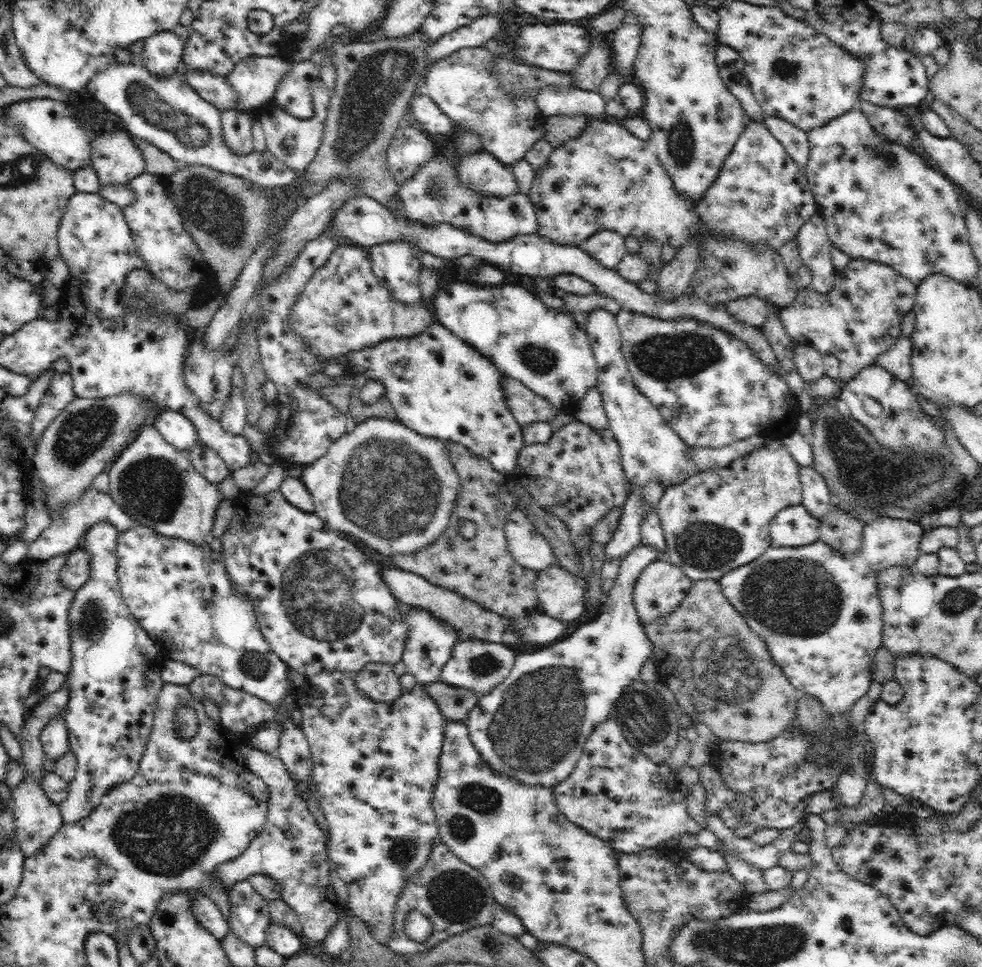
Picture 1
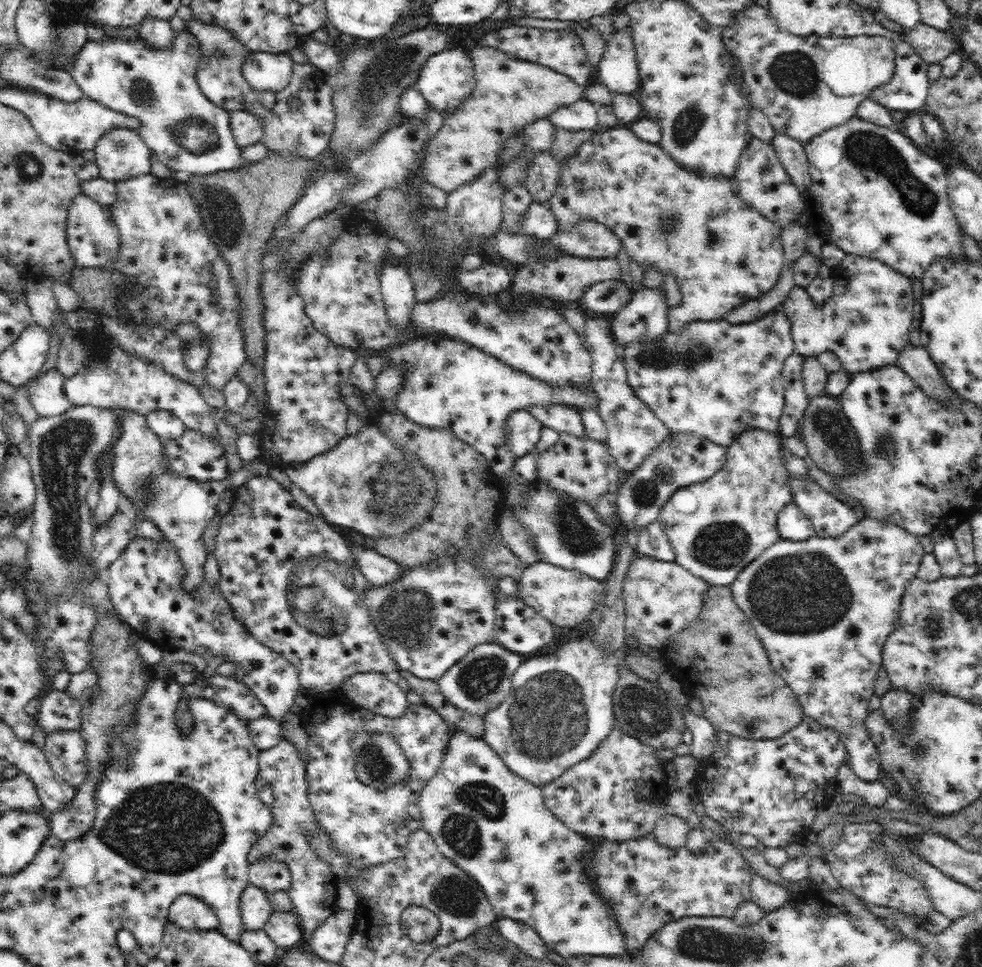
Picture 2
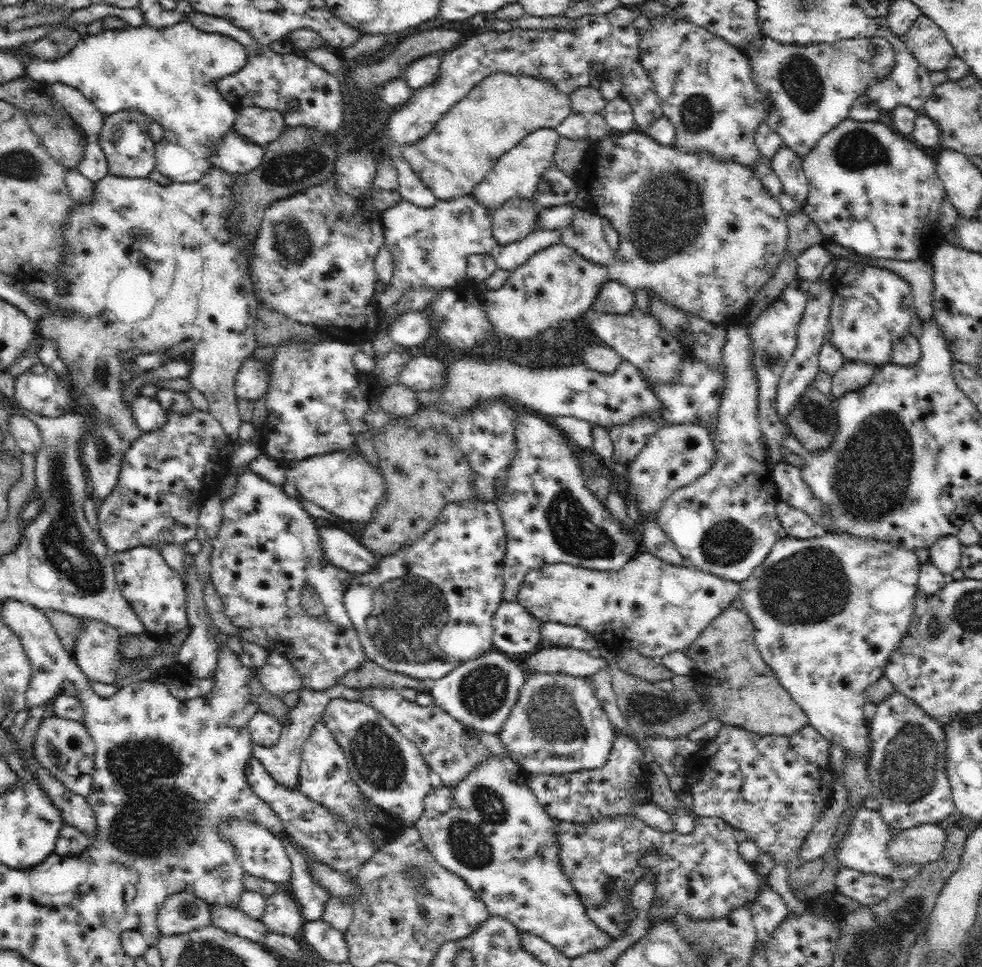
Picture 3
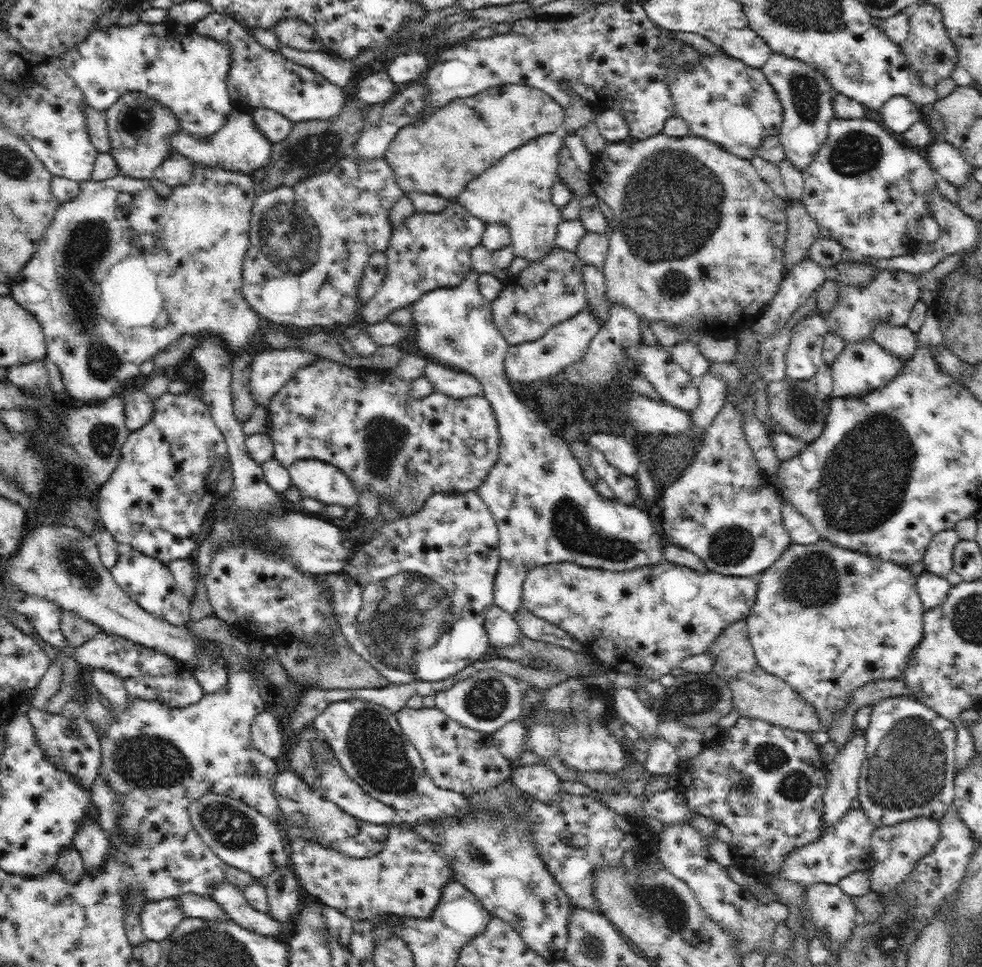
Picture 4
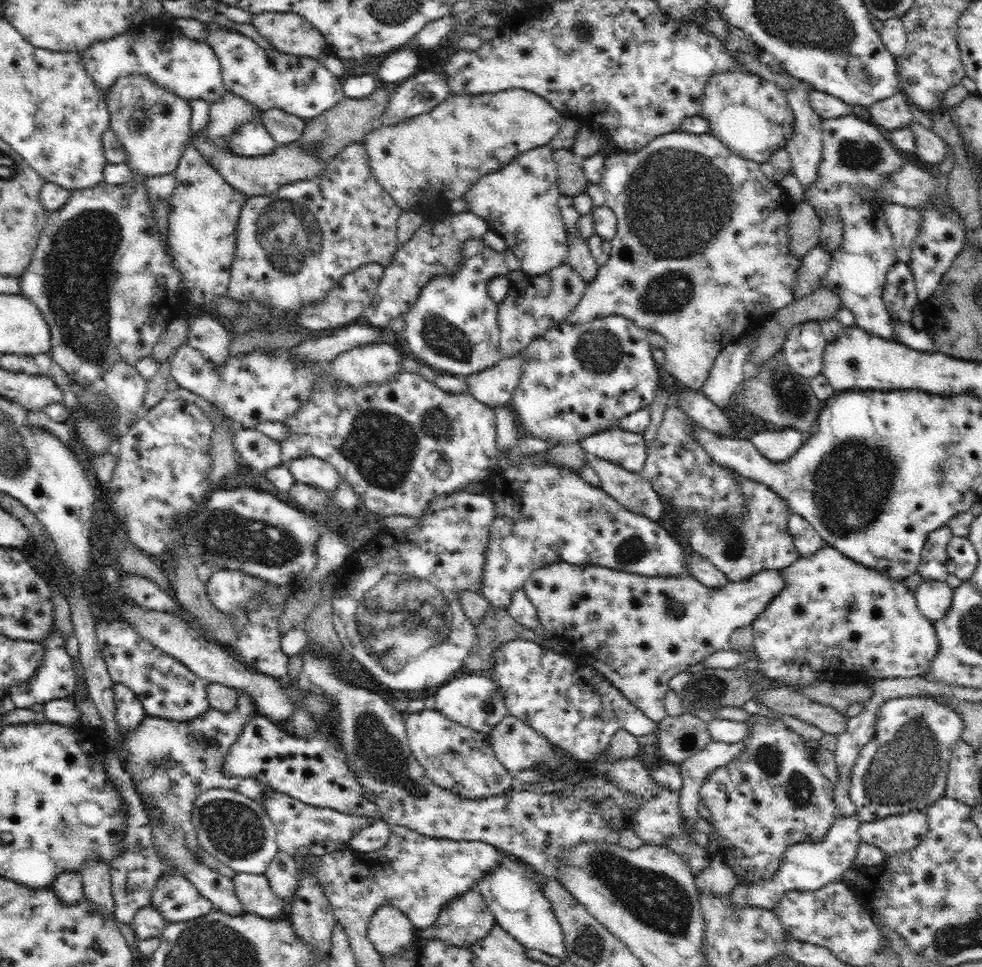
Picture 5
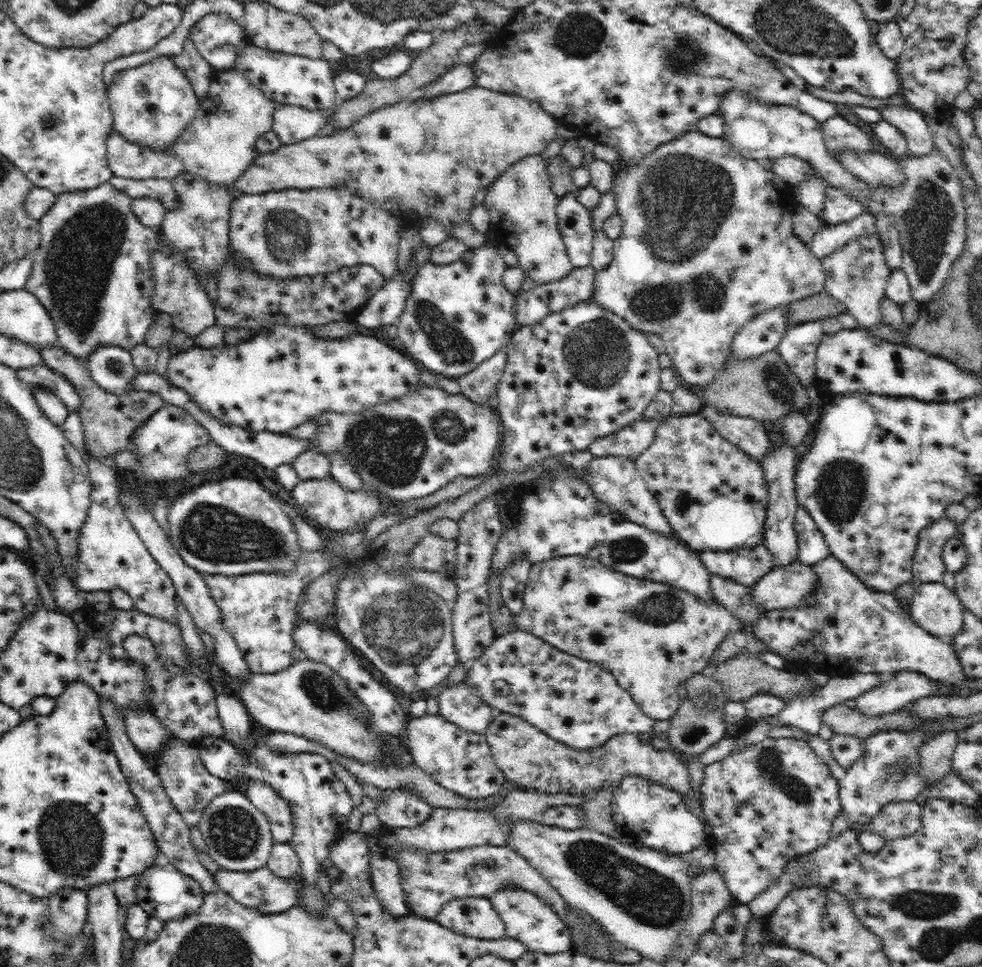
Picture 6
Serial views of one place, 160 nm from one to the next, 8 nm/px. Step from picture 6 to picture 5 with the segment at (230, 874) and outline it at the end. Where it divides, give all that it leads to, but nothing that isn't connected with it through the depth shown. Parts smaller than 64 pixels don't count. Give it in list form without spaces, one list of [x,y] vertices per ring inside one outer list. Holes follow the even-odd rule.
[[[236,873],[231,879],[246,913],[272,919],[287,910],[289,904],[272,892],[265,874]]]

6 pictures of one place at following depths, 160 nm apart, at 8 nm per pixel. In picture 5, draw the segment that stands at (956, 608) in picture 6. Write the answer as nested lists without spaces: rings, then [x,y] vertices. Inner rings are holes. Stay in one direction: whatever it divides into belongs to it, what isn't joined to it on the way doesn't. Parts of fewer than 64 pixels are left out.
[[[923,580],[915,590],[920,612],[932,623],[942,620],[952,604],[953,589],[946,581]]]

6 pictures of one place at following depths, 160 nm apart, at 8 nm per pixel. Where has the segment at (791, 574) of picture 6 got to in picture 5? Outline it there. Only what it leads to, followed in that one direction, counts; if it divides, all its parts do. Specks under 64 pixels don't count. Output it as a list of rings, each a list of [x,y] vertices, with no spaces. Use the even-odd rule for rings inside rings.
[[[560,561],[557,563],[554,562],[544,568],[533,570],[532,574],[529,574],[528,580],[523,584],[523,587],[530,602],[536,607],[537,617],[540,619],[539,629],[536,629],[535,632],[543,636],[544,640],[548,640],[554,651],[557,651],[561,655],[567,654],[577,663],[596,668],[597,671],[601,672],[617,689],[622,691],[623,695],[634,704],[634,706],[644,711],[644,714],[650,718],[650,720],[658,723],[667,715],[666,709],[664,709],[664,696],[666,696],[666,692],[668,692],[668,682],[670,682],[670,678],[676,676],[676,674],[679,675],[680,672],[686,670],[688,666],[704,661],[705,658],[708,658],[710,654],[714,654],[717,650],[726,648],[726,644],[729,642],[732,632],[740,627],[751,625],[754,619],[764,612],[764,608],[782,592],[782,588],[784,588],[784,577],[782,577],[782,571],[780,570],[763,570],[755,574],[755,576],[748,578],[748,580],[742,580],[740,582],[728,580],[728,584],[724,584],[724,586],[720,586],[720,588],[708,588],[690,574],[647,577],[641,574],[612,570],[602,565],[575,565]]]

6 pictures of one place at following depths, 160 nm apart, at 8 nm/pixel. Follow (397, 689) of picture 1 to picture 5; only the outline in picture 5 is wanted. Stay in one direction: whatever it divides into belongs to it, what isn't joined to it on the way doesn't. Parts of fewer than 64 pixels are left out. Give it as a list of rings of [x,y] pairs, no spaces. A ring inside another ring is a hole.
[[[436,709],[407,712],[404,722],[413,757],[424,767],[434,784],[470,800],[506,794],[515,785],[514,774],[496,757],[489,733],[462,726]]]

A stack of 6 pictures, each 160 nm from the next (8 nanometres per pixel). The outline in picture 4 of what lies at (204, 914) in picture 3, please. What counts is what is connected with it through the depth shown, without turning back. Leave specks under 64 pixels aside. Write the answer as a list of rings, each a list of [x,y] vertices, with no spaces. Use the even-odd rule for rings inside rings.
[[[164,898],[143,906],[139,914],[145,940],[163,941],[184,920],[184,913],[176,898]]]

